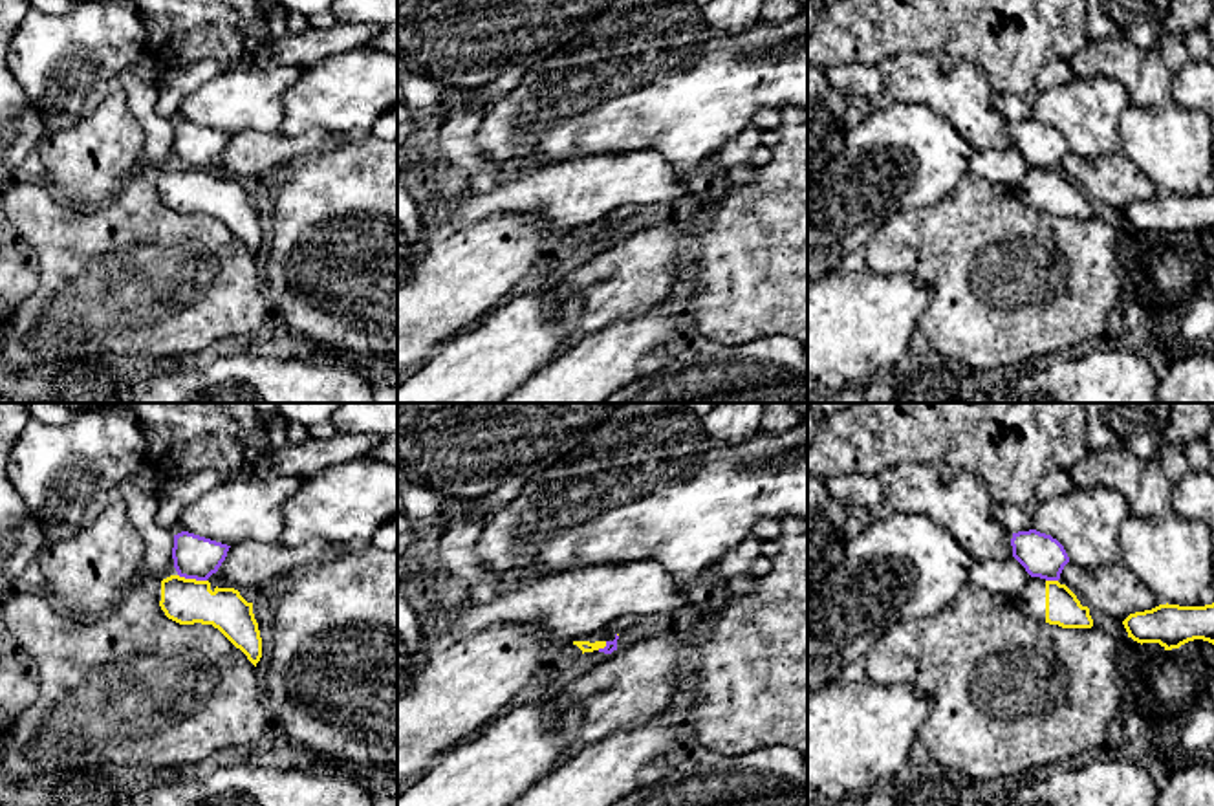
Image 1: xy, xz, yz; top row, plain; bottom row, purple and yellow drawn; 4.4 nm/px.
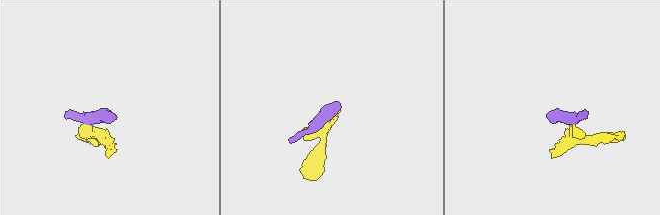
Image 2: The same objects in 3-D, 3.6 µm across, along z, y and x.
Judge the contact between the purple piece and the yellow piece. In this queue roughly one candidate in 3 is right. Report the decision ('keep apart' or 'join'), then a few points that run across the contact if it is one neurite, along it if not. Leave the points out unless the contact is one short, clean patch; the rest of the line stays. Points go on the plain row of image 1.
keep apart; line xy (178, 163), (205, 171)

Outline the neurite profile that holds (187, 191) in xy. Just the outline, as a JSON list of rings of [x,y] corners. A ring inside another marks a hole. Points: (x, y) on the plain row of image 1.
[[[170,165],[156,174],[156,183],[168,209],[179,214],[212,214],[256,256],[262,247],[262,227],[253,192],[238,180]]]

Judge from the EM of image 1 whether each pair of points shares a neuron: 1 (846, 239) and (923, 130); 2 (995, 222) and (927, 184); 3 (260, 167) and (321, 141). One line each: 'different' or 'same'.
1: same
2: different
3: same

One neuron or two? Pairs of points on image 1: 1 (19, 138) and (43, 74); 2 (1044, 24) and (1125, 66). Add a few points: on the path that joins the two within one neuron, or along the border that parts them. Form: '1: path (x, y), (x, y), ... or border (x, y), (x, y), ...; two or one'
1: border (19, 83), (46, 130); two
2: border (1090, 35), (1068, 59); two

